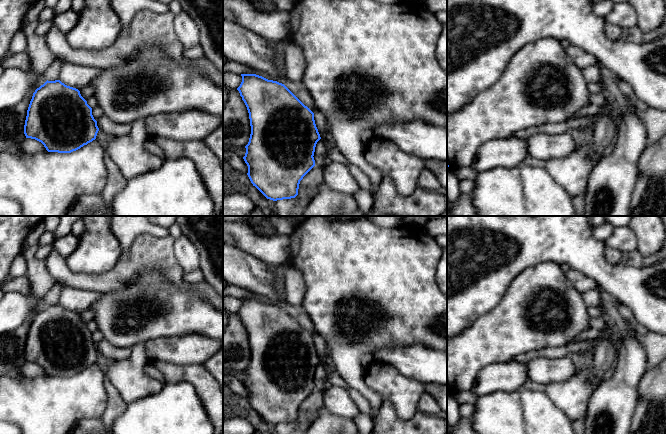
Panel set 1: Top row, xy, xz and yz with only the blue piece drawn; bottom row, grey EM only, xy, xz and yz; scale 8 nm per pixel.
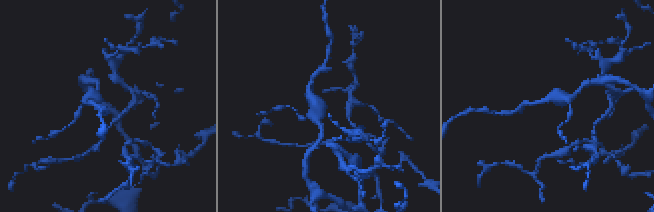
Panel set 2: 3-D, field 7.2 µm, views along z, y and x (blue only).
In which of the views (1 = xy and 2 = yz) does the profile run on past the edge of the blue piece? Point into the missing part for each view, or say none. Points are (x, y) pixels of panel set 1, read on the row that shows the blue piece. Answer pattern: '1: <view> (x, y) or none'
1: none
2: none

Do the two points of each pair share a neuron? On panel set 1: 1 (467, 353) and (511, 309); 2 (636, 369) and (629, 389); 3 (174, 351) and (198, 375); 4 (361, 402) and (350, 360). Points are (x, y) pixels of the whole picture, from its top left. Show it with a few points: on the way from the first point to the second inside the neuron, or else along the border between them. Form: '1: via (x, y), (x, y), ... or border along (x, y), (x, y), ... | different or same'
1: via (478, 342), (500, 320) | same
2: via (631, 374), (629, 376), (629, 384) | same
3: border along (164, 361), (170, 364), (202, 364) | different
4: border along (349, 386), (358, 390), (367, 399), (371, 411) | different

